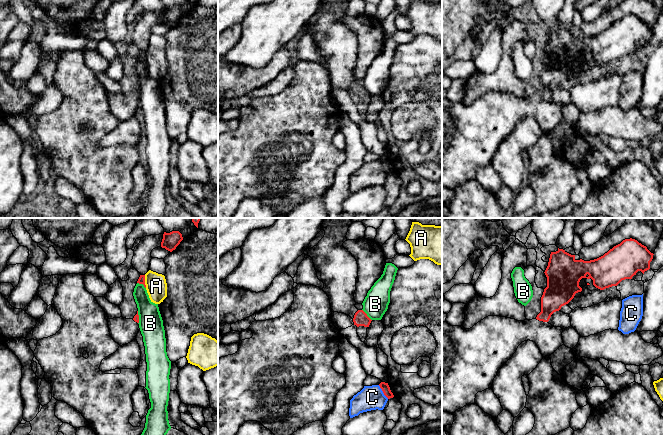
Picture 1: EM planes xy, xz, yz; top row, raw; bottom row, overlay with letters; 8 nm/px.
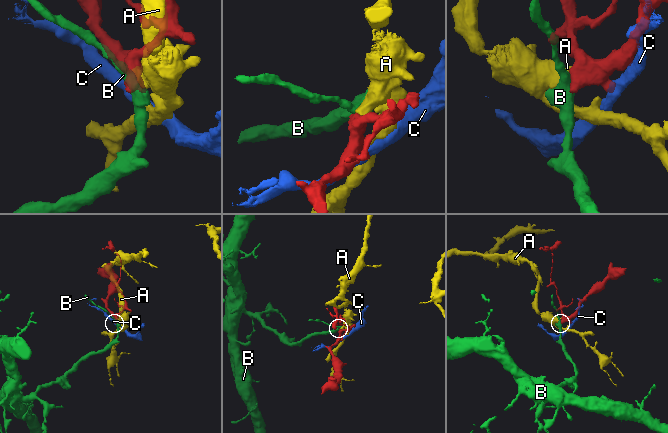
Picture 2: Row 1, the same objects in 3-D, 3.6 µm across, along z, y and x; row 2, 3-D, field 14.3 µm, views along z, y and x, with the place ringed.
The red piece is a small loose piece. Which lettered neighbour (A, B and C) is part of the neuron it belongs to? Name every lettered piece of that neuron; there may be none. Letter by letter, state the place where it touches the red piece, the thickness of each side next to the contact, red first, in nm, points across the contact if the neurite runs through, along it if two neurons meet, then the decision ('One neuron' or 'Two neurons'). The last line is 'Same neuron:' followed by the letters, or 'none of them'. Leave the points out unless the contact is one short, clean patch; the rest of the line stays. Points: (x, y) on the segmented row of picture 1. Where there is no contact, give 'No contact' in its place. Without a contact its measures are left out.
A: Touches red at xy (144, 281). Thickness 60 nm (red) against 170 nm. Boundary: xy (144, 275), (146, 287). Two neurons
B: Touches red at xz (366, 315). Thickness 110 nm (red) against 200 nm. Boundary: xz (362, 309), (371, 320). Two neurons
C: Touches red at xz (383, 392). Thickness 70 nm (red) against 190 nm. Boundary: xz (378, 385), (388, 398). Two neurons
Same neuron: none of them

